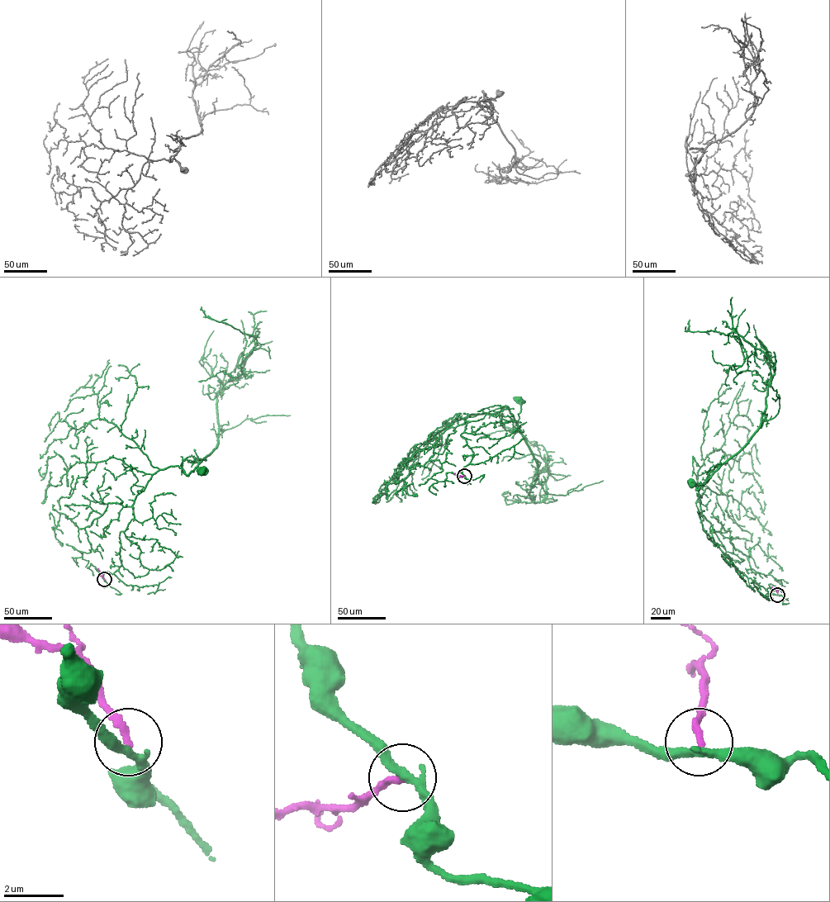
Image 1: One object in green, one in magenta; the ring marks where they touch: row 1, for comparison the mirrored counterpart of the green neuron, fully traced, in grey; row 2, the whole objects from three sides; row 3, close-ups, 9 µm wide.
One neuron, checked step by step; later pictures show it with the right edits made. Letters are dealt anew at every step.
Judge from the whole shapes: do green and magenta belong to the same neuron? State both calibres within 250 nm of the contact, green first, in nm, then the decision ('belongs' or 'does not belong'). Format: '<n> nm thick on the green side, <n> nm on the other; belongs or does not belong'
280 nm thick on the green side, 240 nm on the other; does not belong

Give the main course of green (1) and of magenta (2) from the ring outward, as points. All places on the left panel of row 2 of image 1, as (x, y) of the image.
1: (104, 579), (121, 565), (120, 532), (152, 475), (177, 466), (187, 475), (202, 472)
2: (104, 579), (97, 568)

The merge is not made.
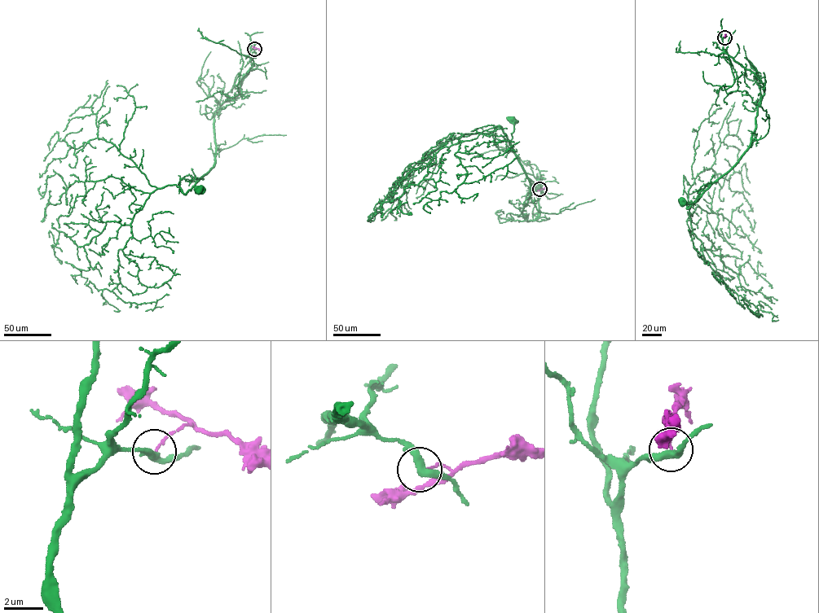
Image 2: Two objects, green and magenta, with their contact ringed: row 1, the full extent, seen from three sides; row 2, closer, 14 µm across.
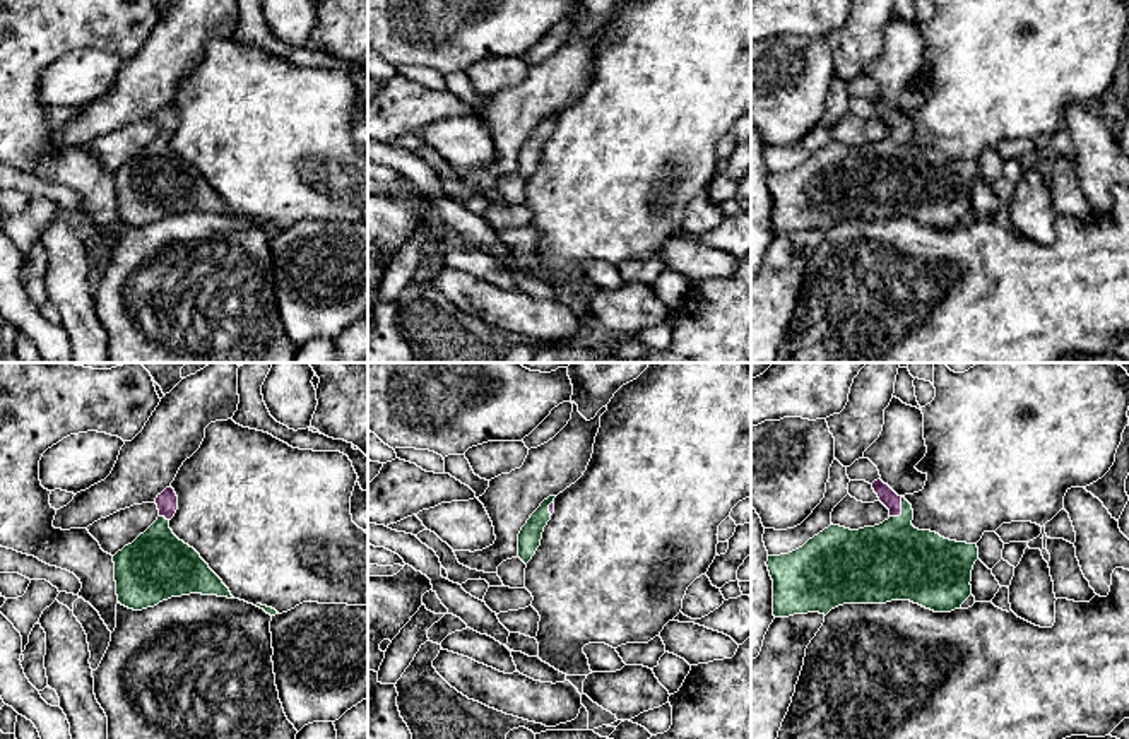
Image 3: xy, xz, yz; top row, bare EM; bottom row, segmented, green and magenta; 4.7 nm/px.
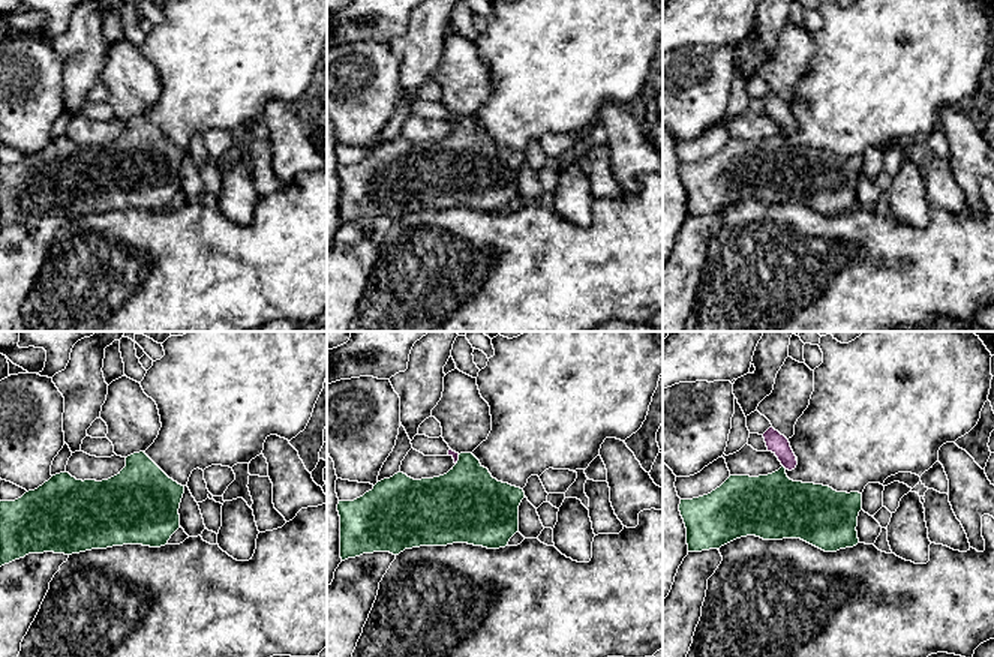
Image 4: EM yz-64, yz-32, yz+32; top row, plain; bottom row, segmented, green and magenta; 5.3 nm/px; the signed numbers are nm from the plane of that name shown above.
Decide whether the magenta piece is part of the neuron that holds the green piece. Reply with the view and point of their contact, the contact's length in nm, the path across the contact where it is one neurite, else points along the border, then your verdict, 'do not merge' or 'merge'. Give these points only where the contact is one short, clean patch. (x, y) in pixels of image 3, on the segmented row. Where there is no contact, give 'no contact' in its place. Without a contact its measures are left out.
meets green in yz at (902, 512); contact 110 nm long; runs through yz (890, 561), (902, 512), (885, 493); merge

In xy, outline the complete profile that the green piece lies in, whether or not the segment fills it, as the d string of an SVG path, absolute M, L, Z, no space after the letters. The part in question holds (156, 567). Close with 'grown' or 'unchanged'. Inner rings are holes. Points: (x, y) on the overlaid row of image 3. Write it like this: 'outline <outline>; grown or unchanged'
outline M166 488L154 503L157 520L113 556L118 602L142 611L190 594L234 599L200 554L169 529L178 510L174 489Z; grown

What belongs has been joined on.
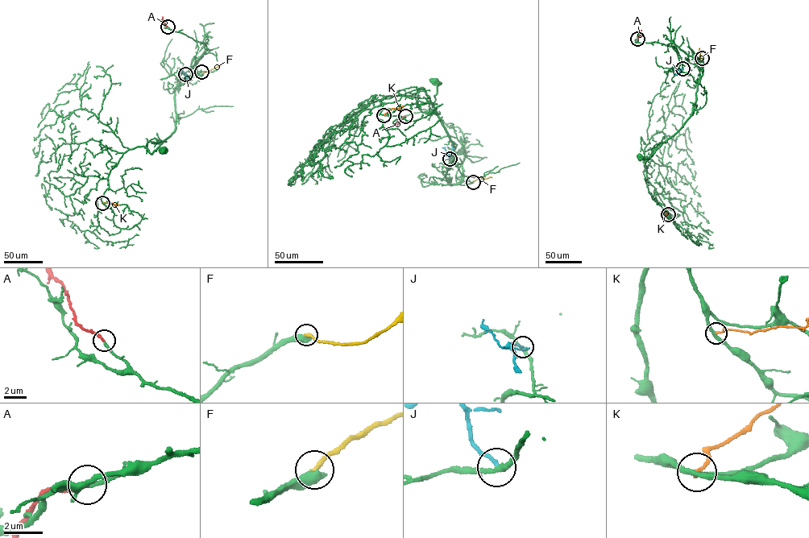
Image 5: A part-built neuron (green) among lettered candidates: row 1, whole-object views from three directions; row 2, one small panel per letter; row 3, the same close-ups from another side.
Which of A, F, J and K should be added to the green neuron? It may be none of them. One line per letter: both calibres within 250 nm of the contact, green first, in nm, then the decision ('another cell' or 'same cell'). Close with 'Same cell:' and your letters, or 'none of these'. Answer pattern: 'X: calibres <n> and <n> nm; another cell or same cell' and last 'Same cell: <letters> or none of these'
A: calibres 220 and 240 nm; same cell
F: calibres 600 and 280 nm; another cell
J: calibres 280 and 190 nm; another cell
K: calibres 280 and 180 nm; another cell
Same cell: A

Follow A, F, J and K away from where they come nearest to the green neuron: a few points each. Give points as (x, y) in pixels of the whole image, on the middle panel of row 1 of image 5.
A: (405, 116), (398, 124), (393, 124)
F: (473, 182), (491, 177)
J: (450, 159), (448, 155), (452, 147), (454, 149)
K: (383, 115), (392, 108), (403, 106)

